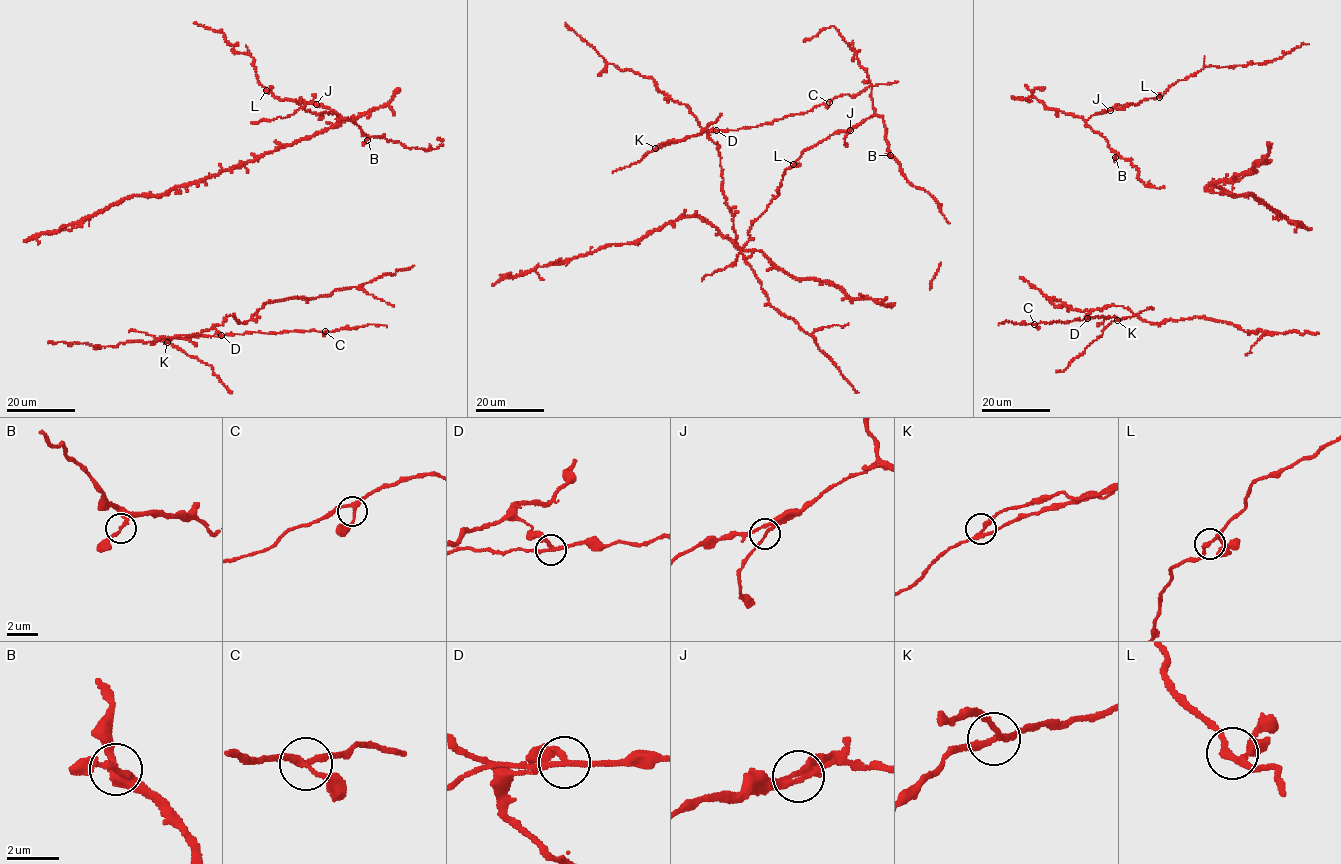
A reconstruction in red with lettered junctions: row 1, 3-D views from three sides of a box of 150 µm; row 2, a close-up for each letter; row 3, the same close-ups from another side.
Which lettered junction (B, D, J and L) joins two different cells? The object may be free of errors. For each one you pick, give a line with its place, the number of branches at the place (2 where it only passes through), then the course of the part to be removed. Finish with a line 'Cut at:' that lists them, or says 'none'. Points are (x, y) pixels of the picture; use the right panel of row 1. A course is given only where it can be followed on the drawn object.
D: (1087, 318) | 3 | (1087, 318), (1033, 325), (1006, 320), (998, 325)
Cut at: D

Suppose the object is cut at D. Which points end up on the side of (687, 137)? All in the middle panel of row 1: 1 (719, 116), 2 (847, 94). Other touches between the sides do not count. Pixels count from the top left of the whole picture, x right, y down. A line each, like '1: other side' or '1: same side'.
1: same side
2: same side

